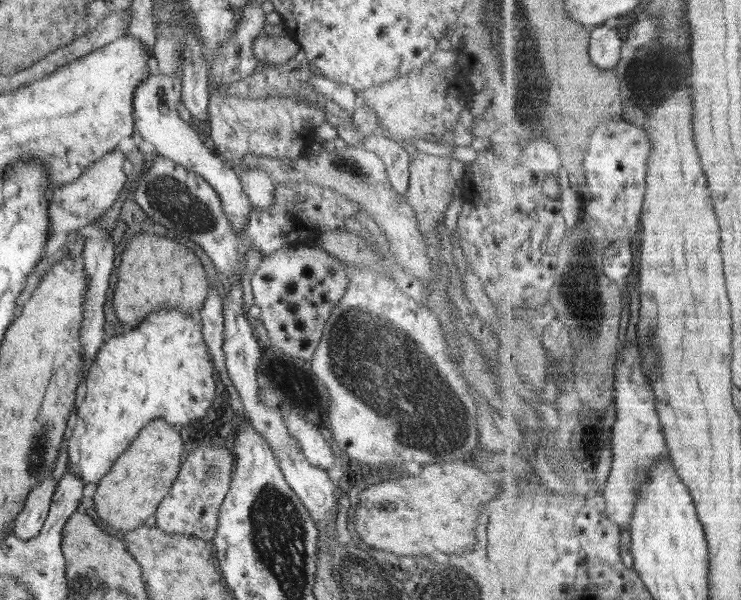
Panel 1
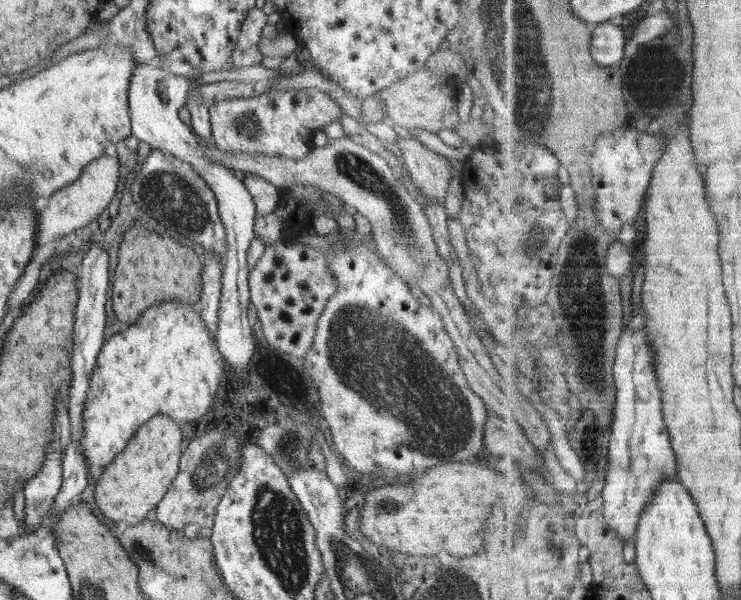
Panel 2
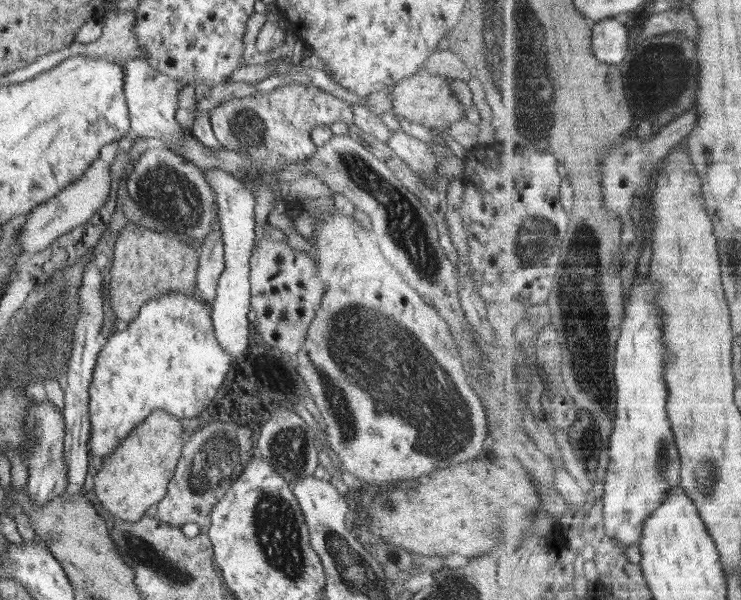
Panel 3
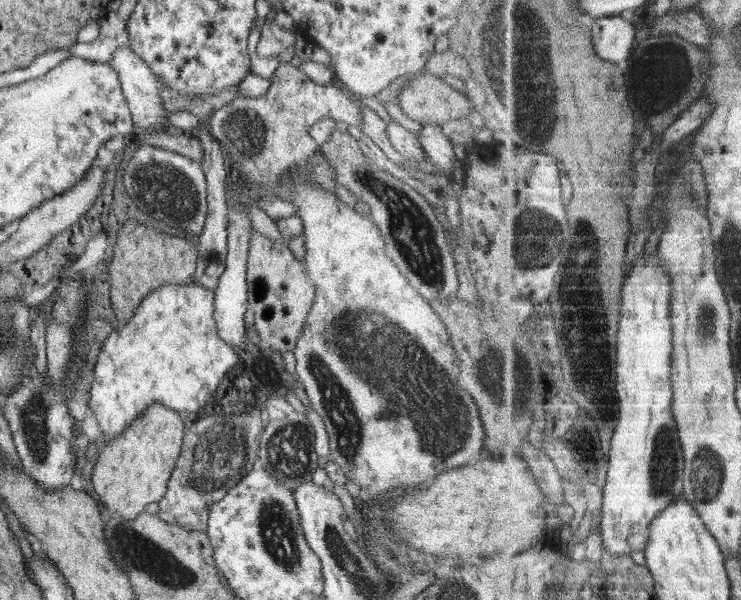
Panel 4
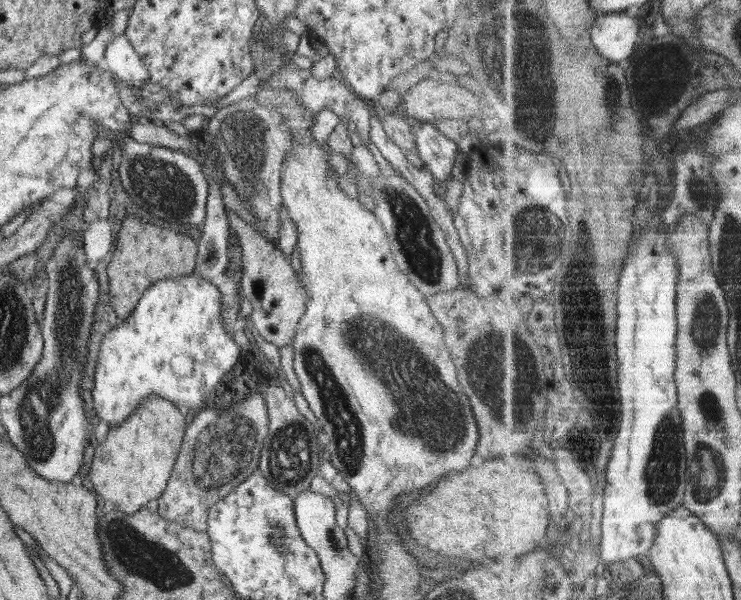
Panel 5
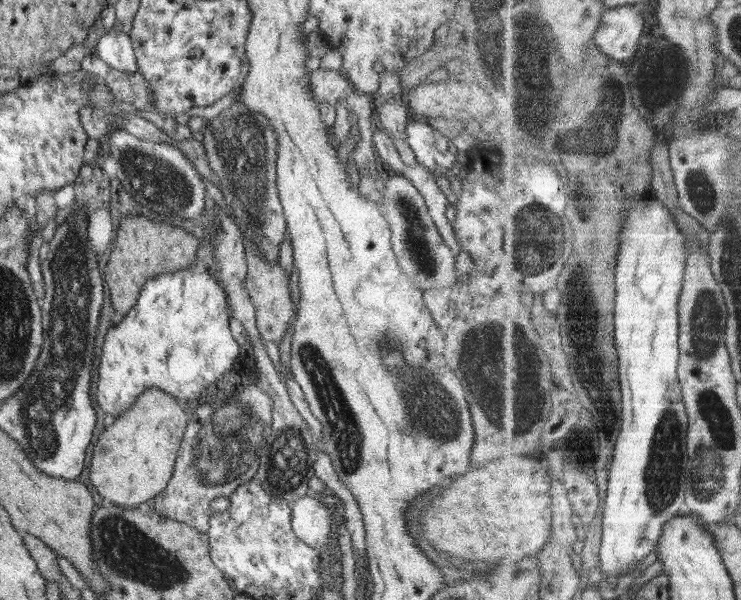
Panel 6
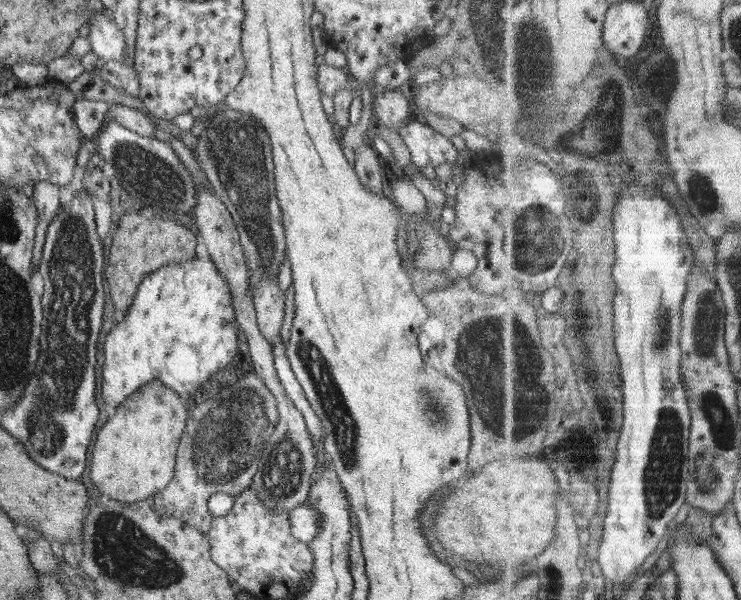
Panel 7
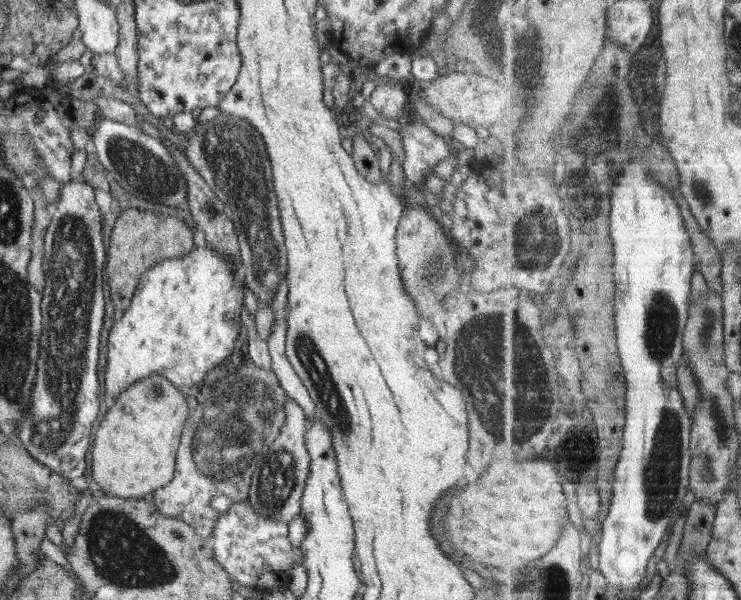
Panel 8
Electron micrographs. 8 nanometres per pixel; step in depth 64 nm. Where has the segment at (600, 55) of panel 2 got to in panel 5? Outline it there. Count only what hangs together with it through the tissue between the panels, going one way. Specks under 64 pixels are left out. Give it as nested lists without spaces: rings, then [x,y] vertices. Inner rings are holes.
[[[628,10],[606,12],[600,15],[596,25],[592,26],[592,42],[598,52],[613,61],[622,62],[632,58],[640,40],[640,22],[630,16]]]

